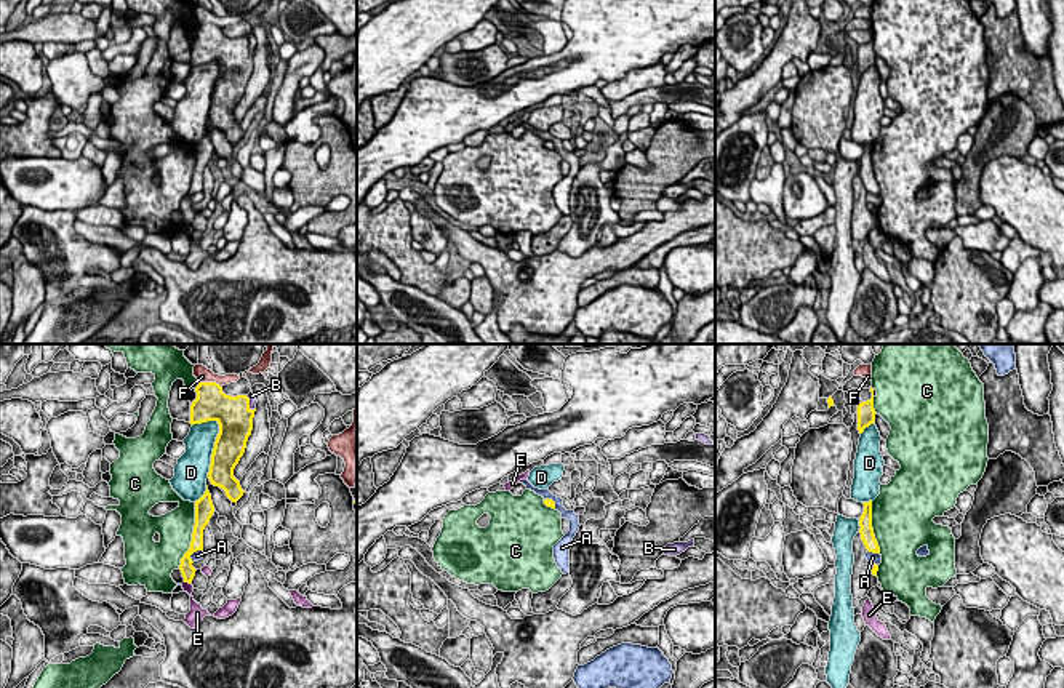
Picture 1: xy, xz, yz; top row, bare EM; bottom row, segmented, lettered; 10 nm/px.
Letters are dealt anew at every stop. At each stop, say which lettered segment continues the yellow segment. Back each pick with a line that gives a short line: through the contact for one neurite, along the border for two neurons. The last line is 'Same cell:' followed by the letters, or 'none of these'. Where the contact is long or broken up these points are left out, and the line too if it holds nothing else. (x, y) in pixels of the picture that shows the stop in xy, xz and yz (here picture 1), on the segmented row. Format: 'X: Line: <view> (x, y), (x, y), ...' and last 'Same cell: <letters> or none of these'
Same cell: none of these

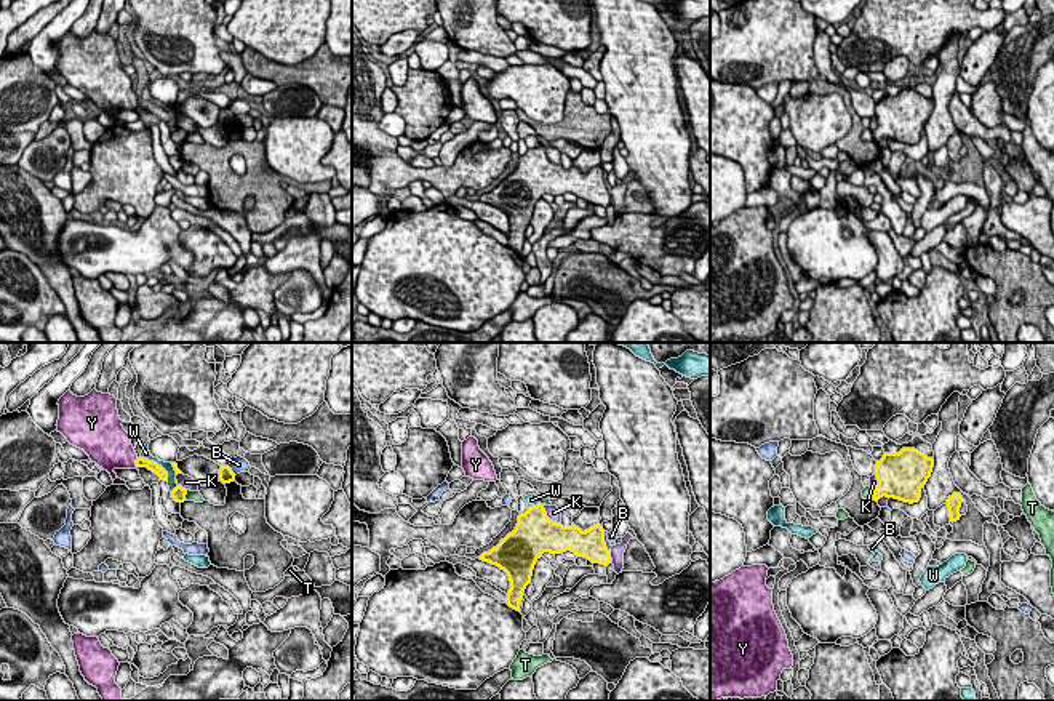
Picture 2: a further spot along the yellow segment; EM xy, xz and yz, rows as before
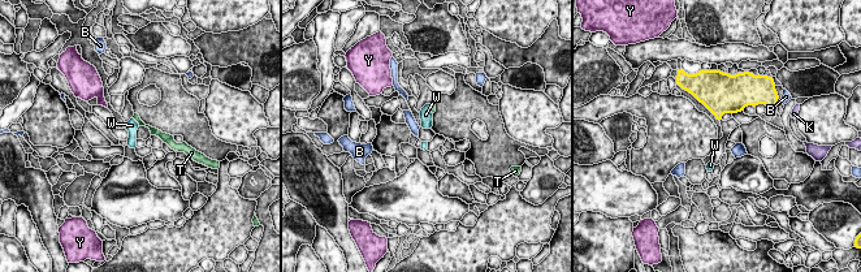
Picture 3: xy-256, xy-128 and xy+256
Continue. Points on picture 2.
Y: Line: xy (152, 466), (136, 463), (115, 452)
Same cell: Y

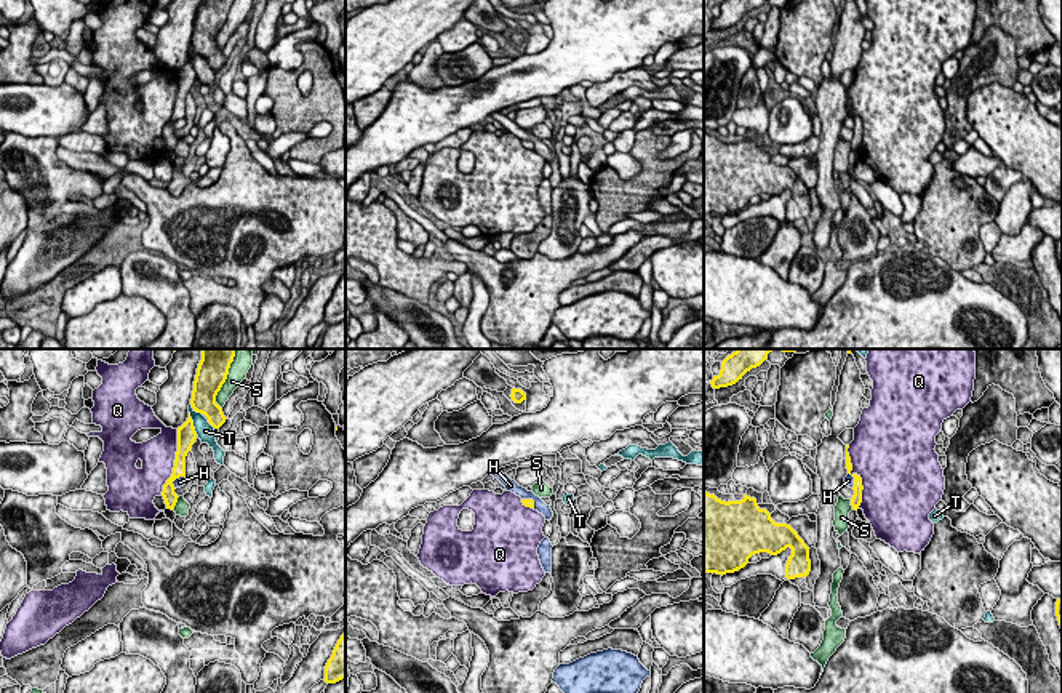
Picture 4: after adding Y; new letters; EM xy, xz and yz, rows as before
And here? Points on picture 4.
Same cell: none of these

